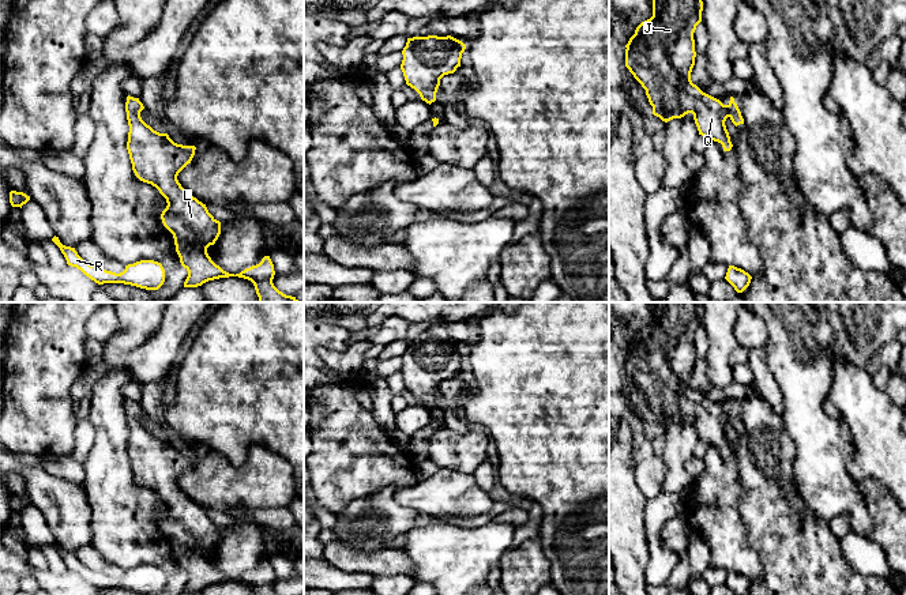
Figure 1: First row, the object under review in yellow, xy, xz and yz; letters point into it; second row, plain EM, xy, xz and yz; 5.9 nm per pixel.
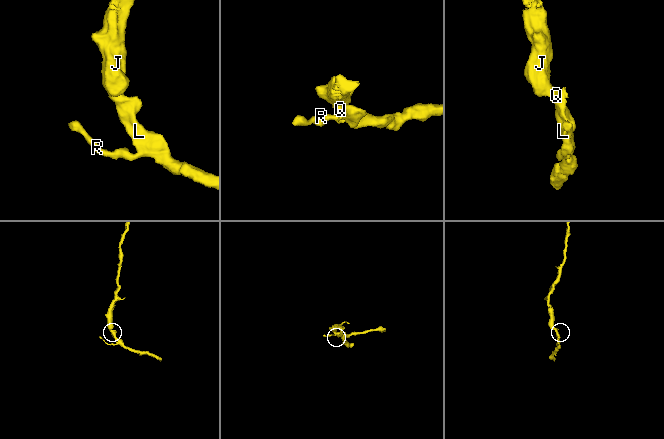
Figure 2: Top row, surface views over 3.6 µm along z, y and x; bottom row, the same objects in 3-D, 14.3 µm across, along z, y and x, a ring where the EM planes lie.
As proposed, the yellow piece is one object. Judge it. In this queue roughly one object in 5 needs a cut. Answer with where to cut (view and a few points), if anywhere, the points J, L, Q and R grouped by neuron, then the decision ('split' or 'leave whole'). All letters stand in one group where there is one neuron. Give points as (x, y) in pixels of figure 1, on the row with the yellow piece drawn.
no cut; J L Q R; leave whole

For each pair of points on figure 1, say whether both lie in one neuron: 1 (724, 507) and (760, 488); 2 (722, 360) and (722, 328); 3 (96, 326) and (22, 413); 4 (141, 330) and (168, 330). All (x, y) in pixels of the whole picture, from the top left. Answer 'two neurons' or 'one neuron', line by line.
1: two neurons
2: one neuron
3: two neurons
4: two neurons

